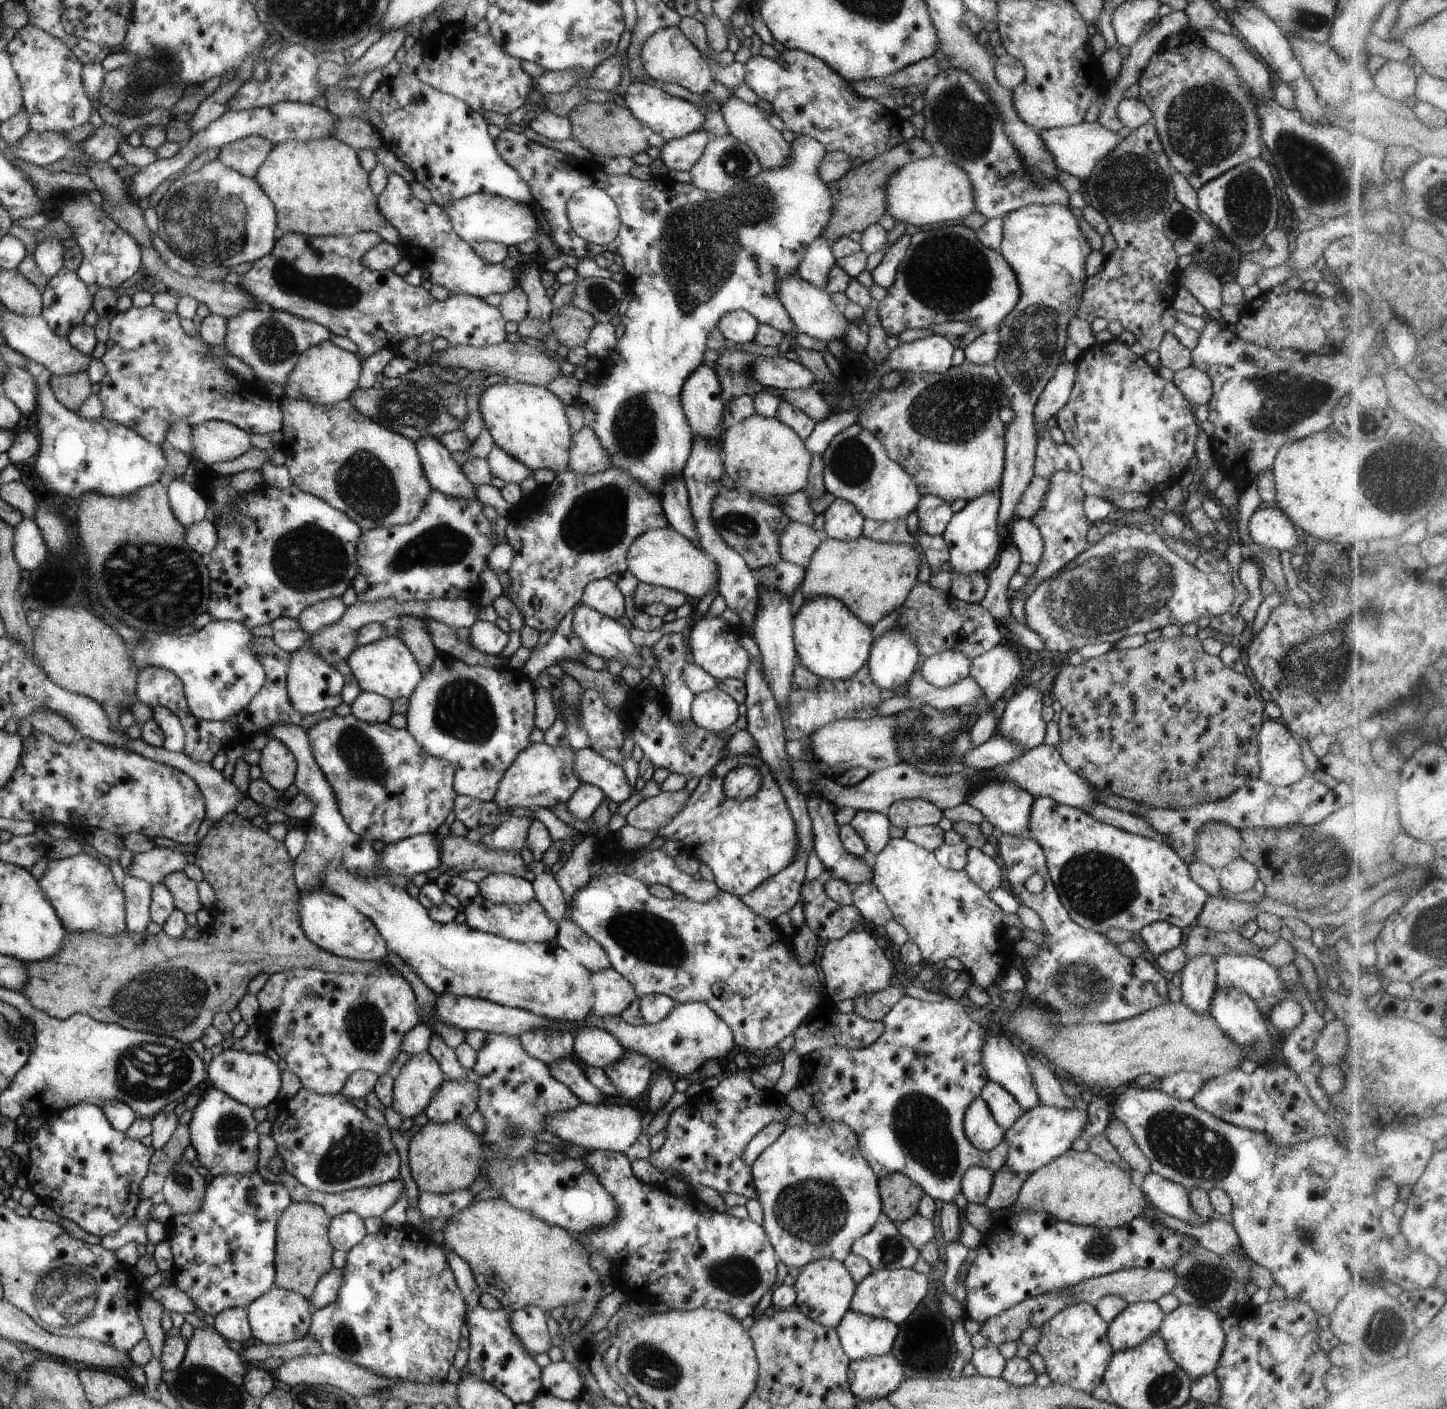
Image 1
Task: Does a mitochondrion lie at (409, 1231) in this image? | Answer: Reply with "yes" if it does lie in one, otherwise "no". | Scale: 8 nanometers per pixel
no

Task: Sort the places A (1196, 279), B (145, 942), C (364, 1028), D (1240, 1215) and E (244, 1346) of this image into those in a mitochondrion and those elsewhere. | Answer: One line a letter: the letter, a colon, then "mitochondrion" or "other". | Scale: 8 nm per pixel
A: other
B: other
C: mitochondrion
D: other
E: other

